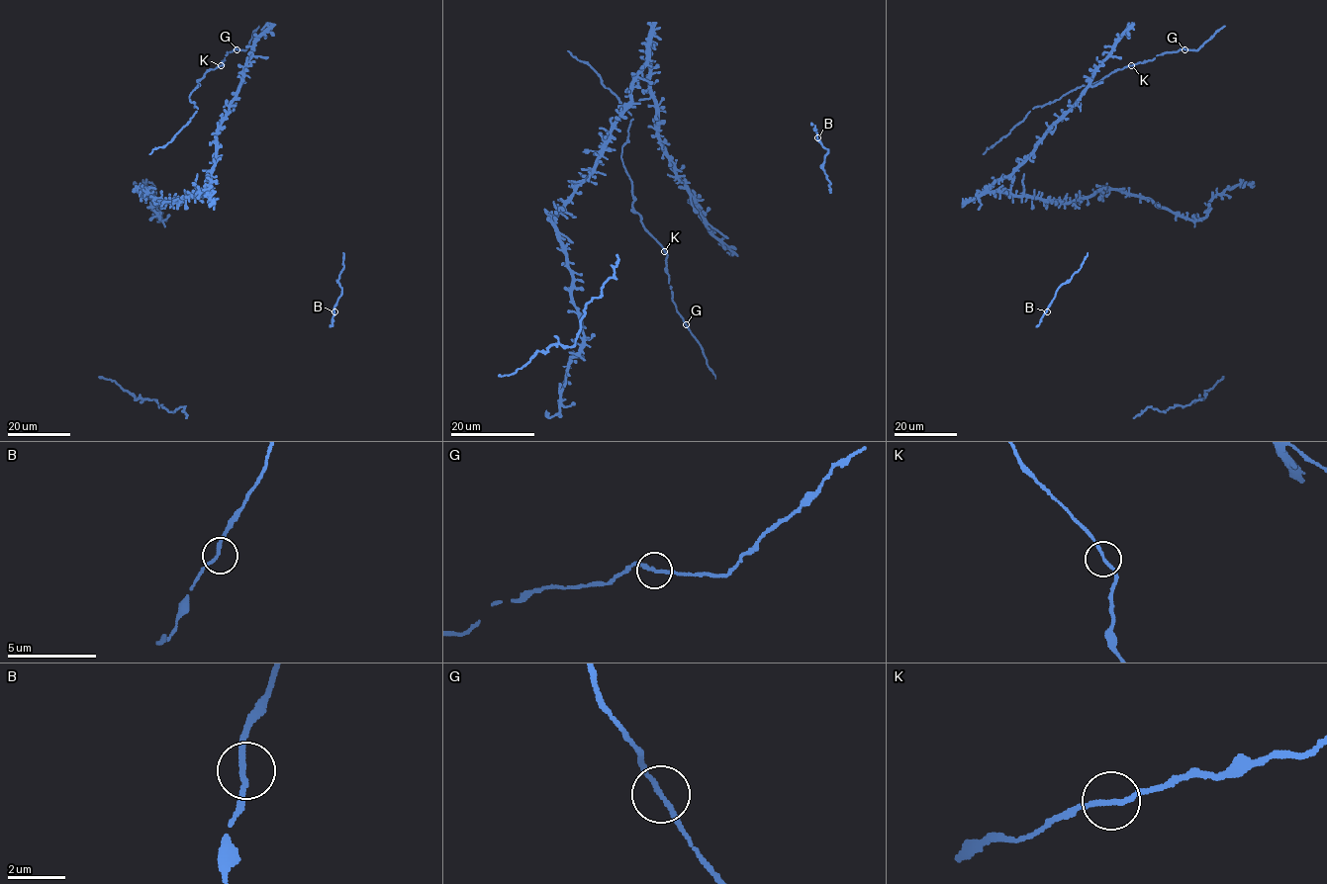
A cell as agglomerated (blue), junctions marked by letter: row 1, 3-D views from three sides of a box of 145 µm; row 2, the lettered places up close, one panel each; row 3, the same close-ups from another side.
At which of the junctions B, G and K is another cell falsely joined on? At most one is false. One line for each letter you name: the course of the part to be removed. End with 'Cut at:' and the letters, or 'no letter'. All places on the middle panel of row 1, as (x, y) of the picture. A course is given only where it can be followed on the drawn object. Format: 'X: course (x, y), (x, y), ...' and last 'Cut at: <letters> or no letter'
Cut at: no letter

